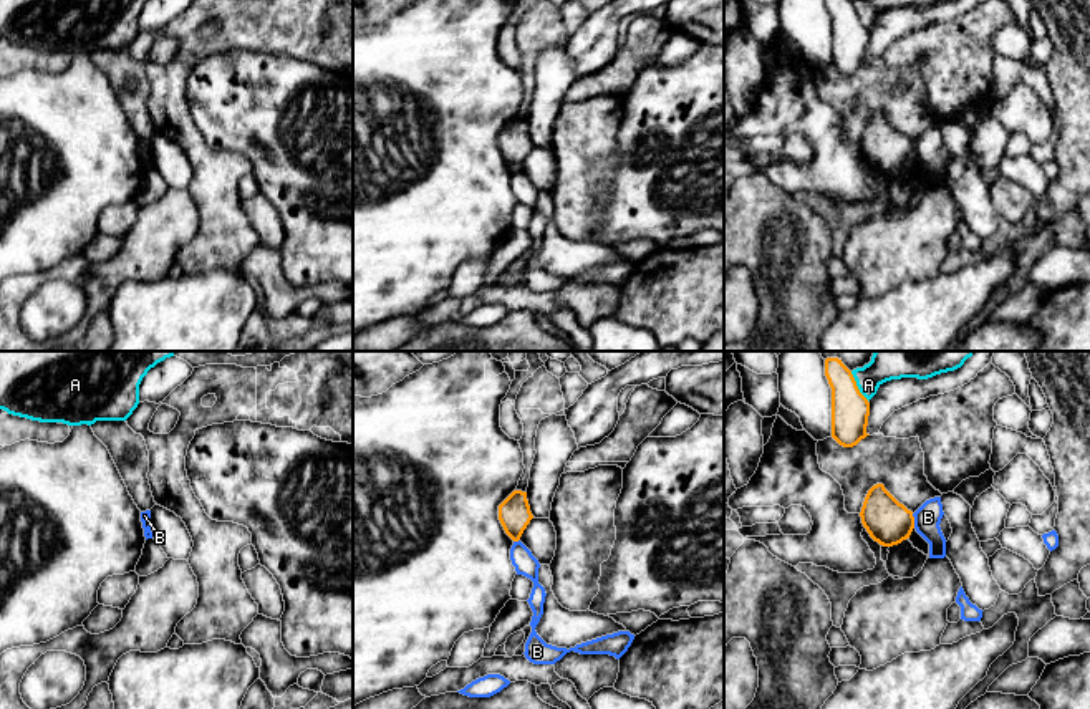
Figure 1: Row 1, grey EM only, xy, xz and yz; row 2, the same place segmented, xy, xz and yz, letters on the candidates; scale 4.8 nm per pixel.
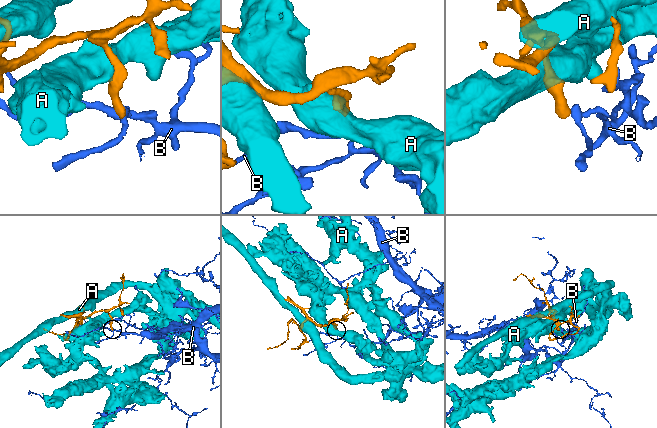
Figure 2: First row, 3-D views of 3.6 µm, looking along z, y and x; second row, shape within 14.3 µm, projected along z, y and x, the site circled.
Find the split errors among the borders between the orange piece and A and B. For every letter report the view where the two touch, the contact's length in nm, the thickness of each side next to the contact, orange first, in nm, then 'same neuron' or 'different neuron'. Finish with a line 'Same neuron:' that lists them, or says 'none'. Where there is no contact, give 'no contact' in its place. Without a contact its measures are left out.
A: meets orange in yz; contact 170 nm long; 190 nm thick on the orange side, 220 nm on the other; different neuron
B: meets orange in yz; contact 70 nm long; 220 nm thick on the orange side, 130 nm on the other; different neuron
Same neuron: none

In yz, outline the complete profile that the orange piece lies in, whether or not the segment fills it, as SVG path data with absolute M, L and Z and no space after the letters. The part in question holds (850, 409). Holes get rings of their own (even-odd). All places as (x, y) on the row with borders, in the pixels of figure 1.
M827 358L825 376L832 388L832 437L843 447L853 447L870 436L870 403L842 359Z

